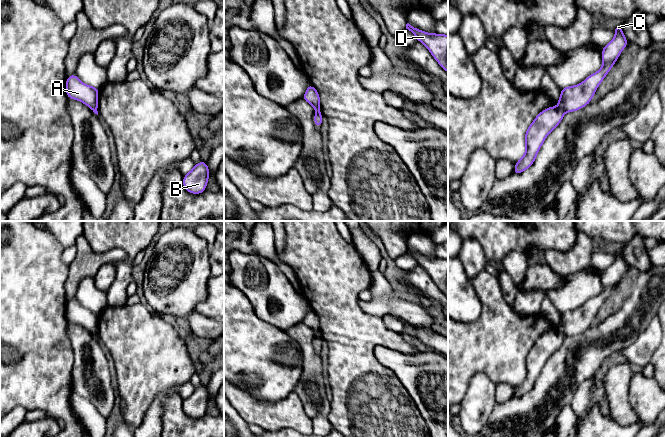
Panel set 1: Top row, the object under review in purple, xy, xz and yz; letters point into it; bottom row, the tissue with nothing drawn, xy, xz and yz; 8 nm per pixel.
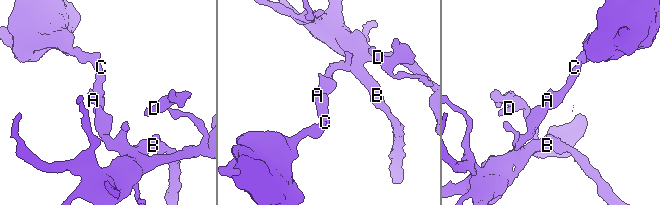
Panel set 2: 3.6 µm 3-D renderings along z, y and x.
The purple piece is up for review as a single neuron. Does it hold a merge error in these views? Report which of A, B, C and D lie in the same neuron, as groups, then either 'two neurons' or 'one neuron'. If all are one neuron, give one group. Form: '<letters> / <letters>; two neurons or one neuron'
A C / B D; two neurons

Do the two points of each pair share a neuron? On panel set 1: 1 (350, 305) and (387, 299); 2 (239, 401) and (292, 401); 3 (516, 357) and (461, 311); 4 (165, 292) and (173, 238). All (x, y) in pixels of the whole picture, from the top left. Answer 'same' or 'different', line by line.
1: different
2: same
3: different
4: same

